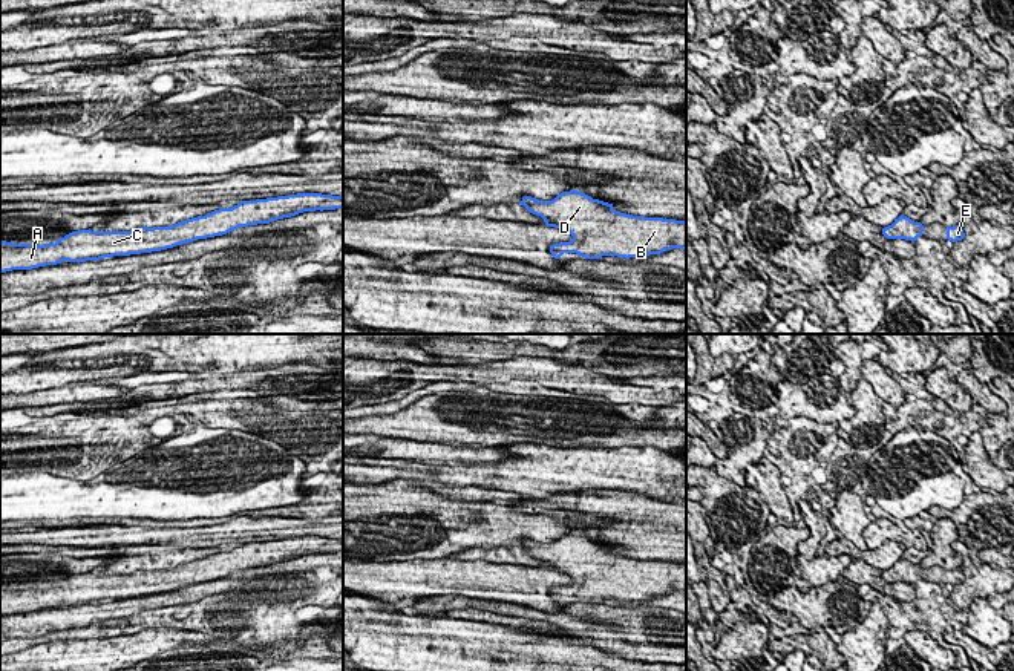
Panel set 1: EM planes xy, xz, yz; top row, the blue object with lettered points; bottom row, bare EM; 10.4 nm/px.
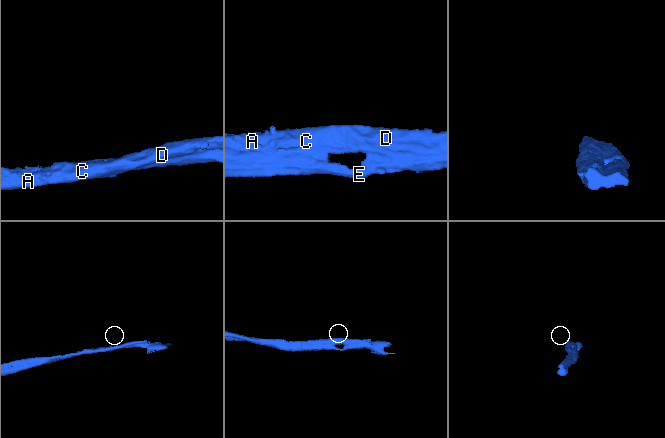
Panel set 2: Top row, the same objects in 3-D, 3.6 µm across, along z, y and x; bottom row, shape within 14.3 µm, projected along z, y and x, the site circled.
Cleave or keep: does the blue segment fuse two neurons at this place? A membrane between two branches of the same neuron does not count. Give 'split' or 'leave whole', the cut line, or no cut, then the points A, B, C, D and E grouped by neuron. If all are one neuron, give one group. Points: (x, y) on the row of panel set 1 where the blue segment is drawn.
leave whole; cut none; groups A B C D E

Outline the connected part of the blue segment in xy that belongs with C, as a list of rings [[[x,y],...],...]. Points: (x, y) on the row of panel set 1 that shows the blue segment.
[[[297,193],[288,196],[256,199],[256,201],[240,201],[231,208],[219,208],[205,216],[191,218],[182,222],[178,222],[170,227],[138,227],[130,231],[92,231],[78,230],[66,234],[64,237],[57,239],[55,244],[12,244],[0,241],[0,273],[12,270],[32,270],[46,265],[57,265],[64,260],[69,262],[86,262],[86,260],[100,260],[104,257],[113,256],[130,256],[141,253],[161,251],[173,248],[176,245],[188,244],[198,239],[207,239],[214,236],[227,234],[239,227],[270,224],[277,219],[291,218],[303,211],[316,210],[335,210],[343,208],[343,195],[322,195],[322,193]]]

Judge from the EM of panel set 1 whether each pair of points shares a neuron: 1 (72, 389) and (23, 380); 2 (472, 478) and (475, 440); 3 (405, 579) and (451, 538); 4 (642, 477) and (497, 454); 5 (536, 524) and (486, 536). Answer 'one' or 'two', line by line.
1: two
2: two
3: two
4: two
5: one

